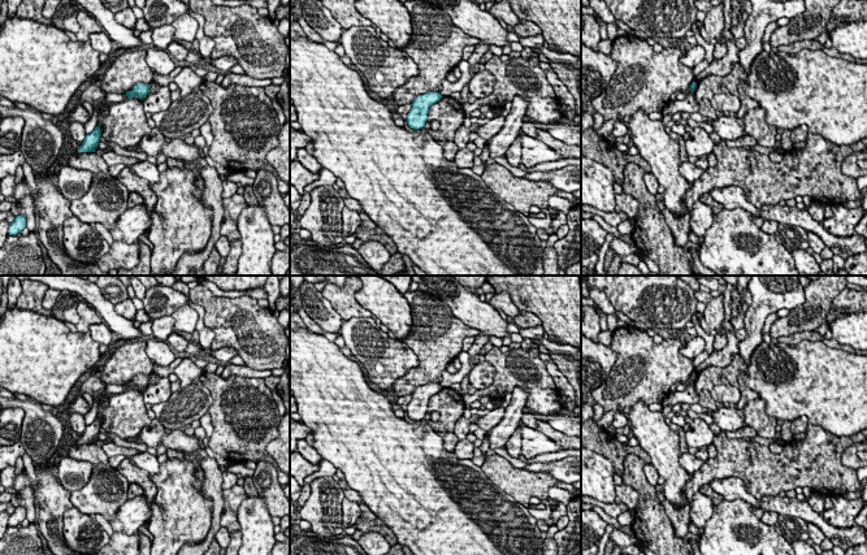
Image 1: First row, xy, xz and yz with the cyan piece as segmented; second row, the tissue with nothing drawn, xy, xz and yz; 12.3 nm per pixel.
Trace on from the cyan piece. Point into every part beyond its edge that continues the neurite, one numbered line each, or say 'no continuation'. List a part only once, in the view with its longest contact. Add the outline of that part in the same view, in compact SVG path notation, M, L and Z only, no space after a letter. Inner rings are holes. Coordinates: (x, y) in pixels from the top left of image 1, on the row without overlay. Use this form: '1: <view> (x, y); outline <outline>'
no continuation

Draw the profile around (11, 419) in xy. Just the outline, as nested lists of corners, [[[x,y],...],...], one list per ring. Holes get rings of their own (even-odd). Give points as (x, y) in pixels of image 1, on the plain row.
[[[4,408],[0,412],[0,445],[10,446],[21,439],[21,428],[25,417],[22,408]]]

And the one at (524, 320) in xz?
[[[520,311],[520,313],[513,317],[515,325],[521,329],[536,328],[542,325],[541,320],[532,312]]]

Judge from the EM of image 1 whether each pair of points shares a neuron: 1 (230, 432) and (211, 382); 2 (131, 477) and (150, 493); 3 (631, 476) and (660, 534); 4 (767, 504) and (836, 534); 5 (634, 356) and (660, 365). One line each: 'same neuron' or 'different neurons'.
1: same neuron
2: same neuron
3: same neuron
4: same neuron
5: same neuron

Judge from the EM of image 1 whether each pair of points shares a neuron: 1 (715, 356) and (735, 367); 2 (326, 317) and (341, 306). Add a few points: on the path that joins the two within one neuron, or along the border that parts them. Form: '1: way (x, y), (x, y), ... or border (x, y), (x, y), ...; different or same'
1: border (738, 352), (725, 367), (709, 365); different
2: border (320, 291), (343, 321); different

